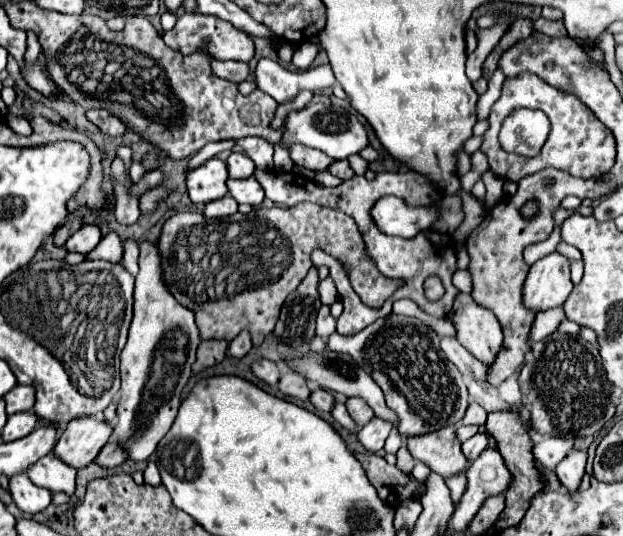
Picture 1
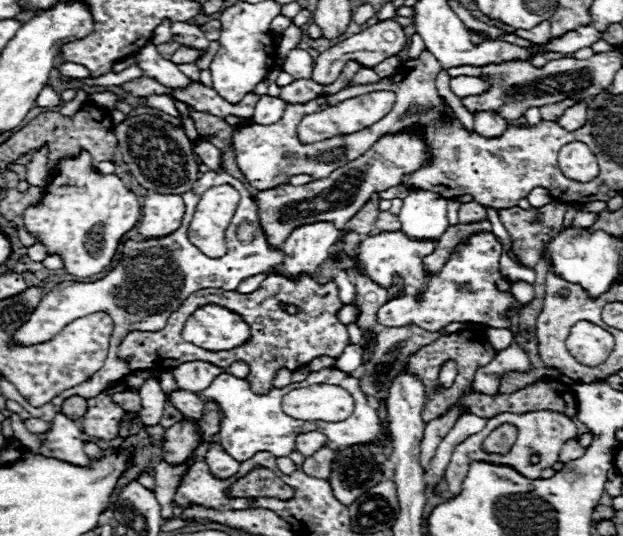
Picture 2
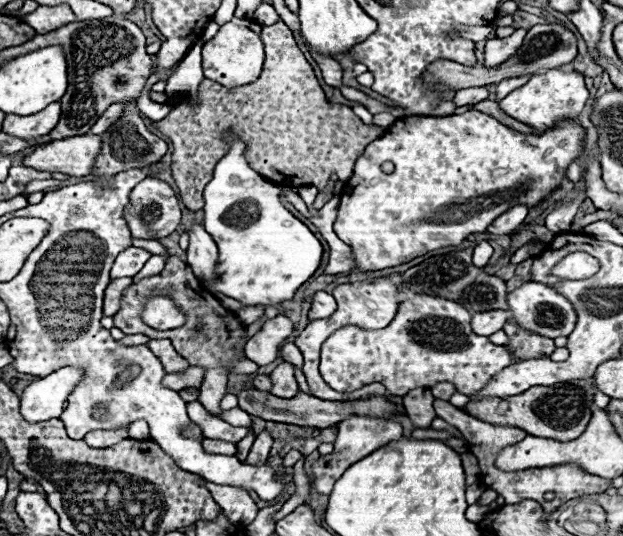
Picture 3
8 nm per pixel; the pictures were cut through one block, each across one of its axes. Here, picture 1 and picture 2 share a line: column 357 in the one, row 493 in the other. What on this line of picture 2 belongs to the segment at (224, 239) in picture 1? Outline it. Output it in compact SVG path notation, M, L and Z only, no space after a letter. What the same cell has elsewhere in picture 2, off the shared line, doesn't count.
M254 468L252 472L248 472L248 476L236 480L230 488L228 488L228 496L274 496L280 500L292 498L292 488L288 488L288 484L284 484L272 470L268 468Z

